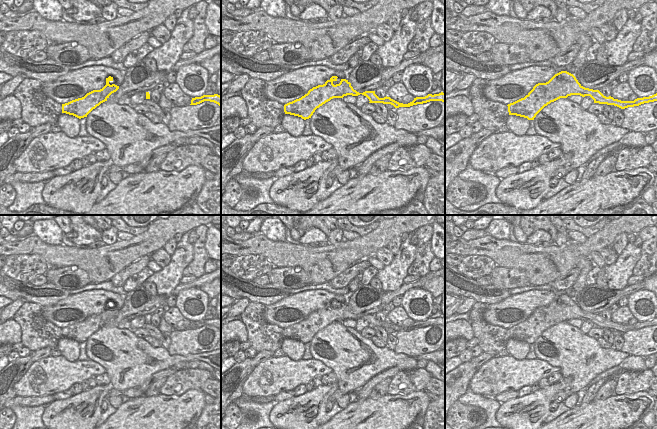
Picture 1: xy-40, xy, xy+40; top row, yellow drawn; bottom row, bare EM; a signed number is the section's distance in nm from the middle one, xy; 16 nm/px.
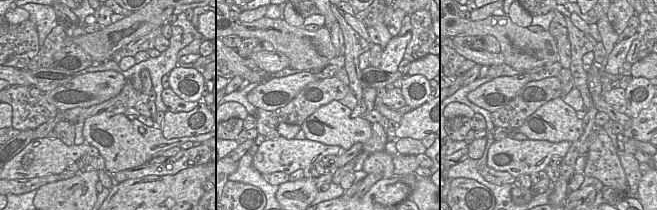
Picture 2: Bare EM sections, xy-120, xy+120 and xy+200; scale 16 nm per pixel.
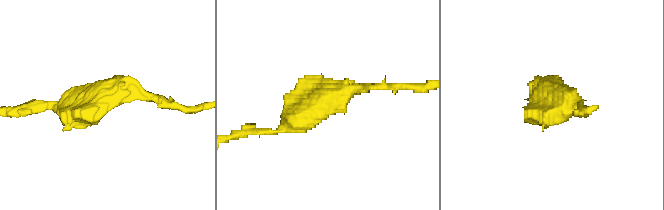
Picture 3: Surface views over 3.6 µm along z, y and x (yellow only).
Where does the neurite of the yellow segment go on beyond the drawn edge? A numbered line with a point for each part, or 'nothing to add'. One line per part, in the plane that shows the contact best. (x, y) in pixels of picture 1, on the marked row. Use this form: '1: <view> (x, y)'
nothing to add

